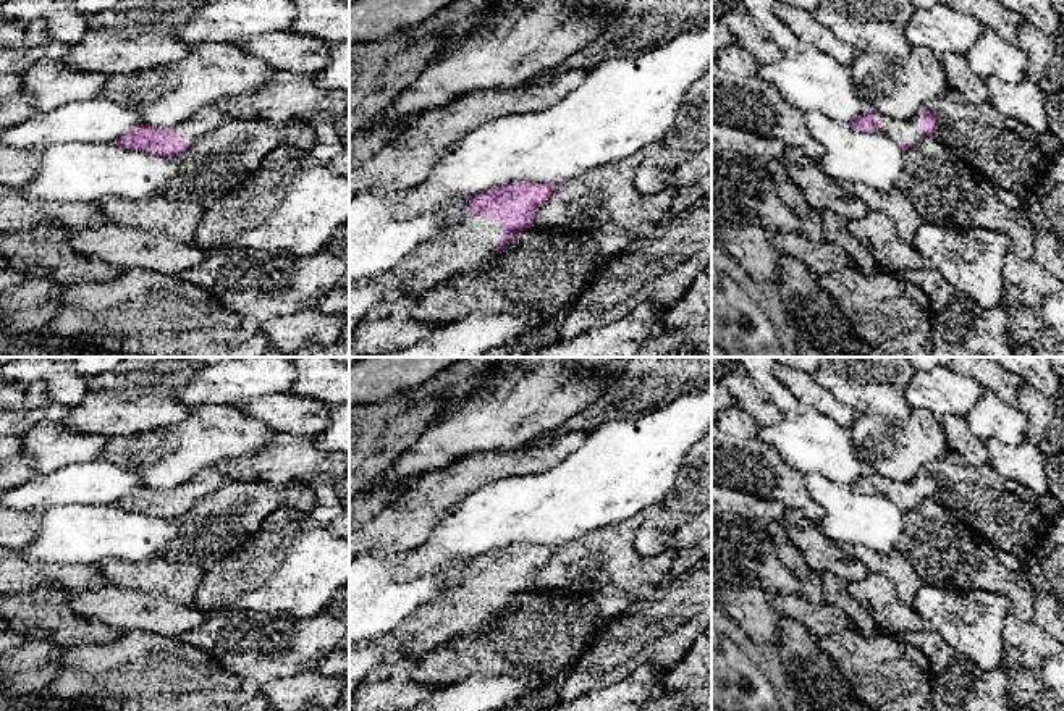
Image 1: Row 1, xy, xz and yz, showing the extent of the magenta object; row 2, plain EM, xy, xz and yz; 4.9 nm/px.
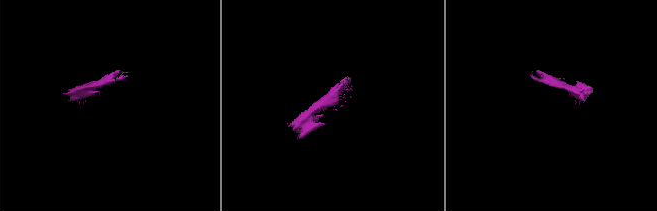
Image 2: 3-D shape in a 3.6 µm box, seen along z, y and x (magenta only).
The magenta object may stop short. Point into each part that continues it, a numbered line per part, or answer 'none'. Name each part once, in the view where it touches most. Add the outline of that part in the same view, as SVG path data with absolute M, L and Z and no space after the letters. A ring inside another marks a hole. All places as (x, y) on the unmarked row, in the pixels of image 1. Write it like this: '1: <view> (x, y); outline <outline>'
1: xy (207, 482); outline M212 467L202 470L192 480L176 486L175 496L186 506L191 506L220 490L226 482L226 477L217 467Z
2: xz (466, 606); outline M482 575L462 578L393 630L403 642L403 650L386 663L420 659L446 638L477 630L496 612L503 591L498 583L487 582Z

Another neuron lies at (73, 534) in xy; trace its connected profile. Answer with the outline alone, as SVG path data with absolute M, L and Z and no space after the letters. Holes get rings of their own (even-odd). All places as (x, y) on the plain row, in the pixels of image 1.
M115 504L50 506L42 509L39 528L21 553L29 562L136 562L155 557L178 530L178 519L155 519Z

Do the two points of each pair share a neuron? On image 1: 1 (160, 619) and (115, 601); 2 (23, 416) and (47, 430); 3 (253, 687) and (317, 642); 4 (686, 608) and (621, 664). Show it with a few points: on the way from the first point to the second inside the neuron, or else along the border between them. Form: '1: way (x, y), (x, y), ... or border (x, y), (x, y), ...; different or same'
1: way (149, 614), (126, 610); same
2: border (52, 403), (20, 435); different
3: way (267, 671), (285, 653), (291, 653), (301, 643); same
4: way (670, 619), (637, 648); same

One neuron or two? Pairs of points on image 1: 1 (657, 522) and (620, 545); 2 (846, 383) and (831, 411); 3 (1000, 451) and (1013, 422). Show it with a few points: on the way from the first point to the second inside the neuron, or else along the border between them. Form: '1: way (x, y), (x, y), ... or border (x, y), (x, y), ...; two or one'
1: border (639, 514), (634, 548), (642, 556), (671, 550); two
2: border (812, 375), (838, 399), (859, 412); two
3: border (983, 441), (992, 438), (1013, 445), (1027, 441); two

